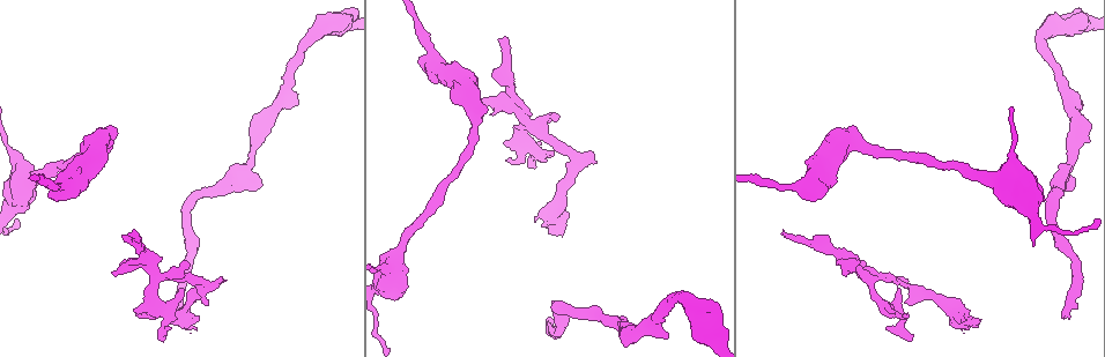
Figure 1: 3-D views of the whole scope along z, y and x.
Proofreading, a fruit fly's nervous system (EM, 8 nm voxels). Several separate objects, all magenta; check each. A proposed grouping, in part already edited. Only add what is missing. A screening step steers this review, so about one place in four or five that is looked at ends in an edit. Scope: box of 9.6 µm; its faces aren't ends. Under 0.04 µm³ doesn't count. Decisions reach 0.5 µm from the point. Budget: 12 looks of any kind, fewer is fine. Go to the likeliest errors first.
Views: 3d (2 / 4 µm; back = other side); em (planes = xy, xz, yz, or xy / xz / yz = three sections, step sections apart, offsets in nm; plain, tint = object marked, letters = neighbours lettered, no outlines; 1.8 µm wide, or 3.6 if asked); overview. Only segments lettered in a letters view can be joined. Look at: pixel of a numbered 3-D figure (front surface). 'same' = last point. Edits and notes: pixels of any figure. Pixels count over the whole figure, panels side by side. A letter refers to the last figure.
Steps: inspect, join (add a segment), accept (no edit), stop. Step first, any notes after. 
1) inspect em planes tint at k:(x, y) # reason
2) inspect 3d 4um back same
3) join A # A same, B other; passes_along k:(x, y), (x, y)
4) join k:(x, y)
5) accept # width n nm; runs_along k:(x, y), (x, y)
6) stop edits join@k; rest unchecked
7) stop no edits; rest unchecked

inspect em planes letters at 1:(783, 232) # free end

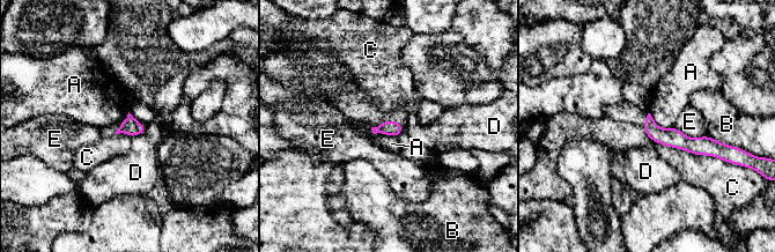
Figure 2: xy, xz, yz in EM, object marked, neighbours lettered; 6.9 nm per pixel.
accept # width 110 nm; A other, B other, C other, D other, E other; border 2:(641, 127), (654, 141), (721, 160); none of them fits

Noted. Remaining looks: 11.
inspect 3d 4um at 1:(547, 320)

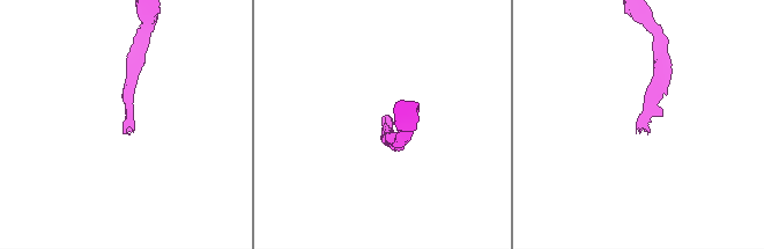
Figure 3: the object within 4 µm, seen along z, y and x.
inspect em xz step 16 letters at 3:(647, 134)

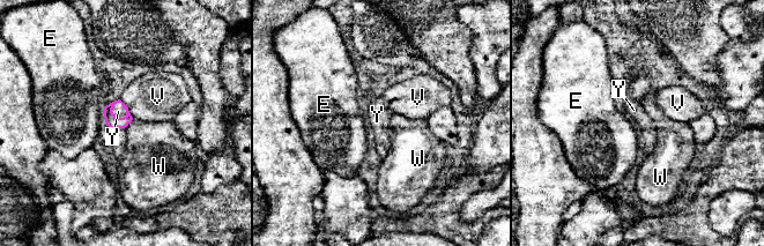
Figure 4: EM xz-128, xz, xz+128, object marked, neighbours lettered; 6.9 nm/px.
join 4:(118, 111) # E other, V other, W other, Y same; the neuron continues

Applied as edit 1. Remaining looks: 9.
inspect em xy step 4 tint at 1:(841, 271) # branch stops here

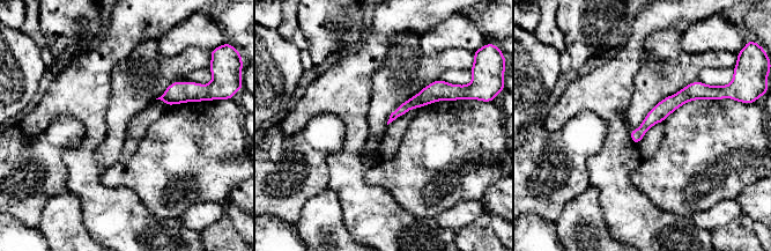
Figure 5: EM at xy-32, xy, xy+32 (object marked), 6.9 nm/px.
inspect em planes letters same # cut it another way

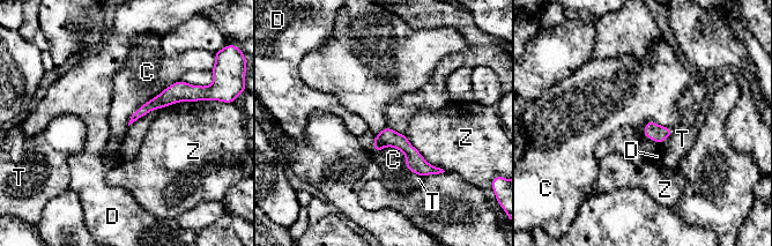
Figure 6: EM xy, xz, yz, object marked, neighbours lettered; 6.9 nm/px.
accept # C other, D other, T other, Z other; runs_along 6:(376, 140), (396, 140), (437, 170); no lettered segment goes on from it

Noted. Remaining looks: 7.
inspect em 3.6um planes plain at 1:(951, 299)

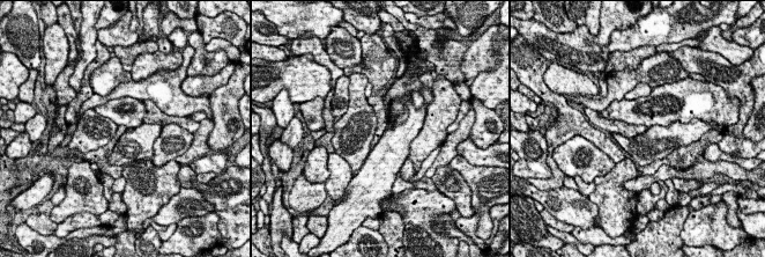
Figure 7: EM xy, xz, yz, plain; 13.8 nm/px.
inspect em 3.6um planes tint same # with the object marked

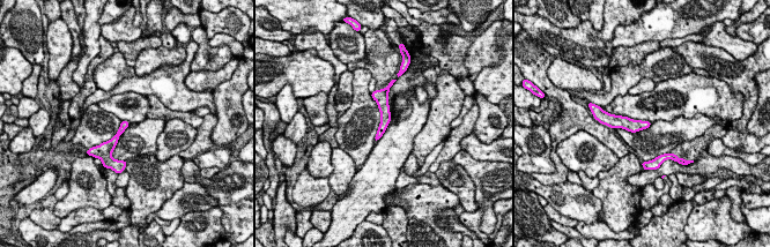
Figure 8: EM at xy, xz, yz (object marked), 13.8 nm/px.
inspect em 3.6um planes letters same # see the neighbours

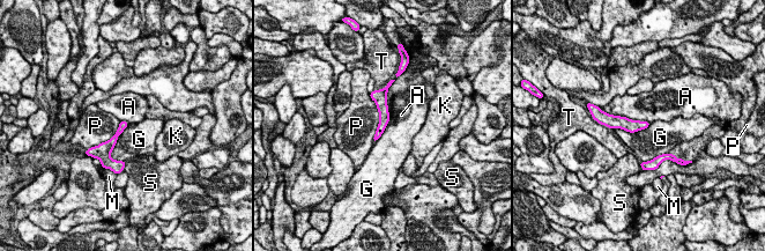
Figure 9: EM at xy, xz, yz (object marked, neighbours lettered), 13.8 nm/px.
accept # longest_contact G 850 nm; A other, G other, K other, M other, P other, S other, T other; none of them fits

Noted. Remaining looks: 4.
inspect 3d 4um back at 1:(262, 184) # free end

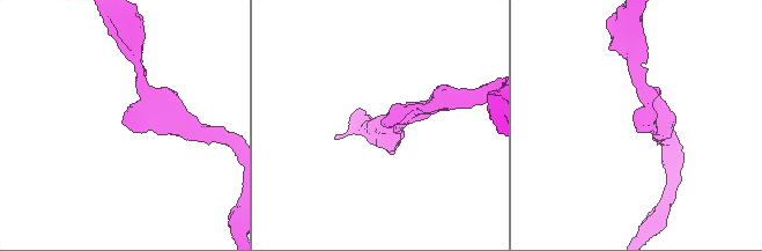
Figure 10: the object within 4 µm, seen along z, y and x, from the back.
inspect em 3.6um xz step 16 tint at 10:(126, 124) # need the tissue

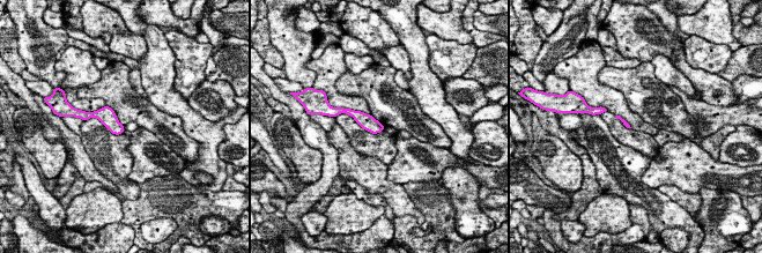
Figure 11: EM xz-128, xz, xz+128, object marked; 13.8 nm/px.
inspect em 3.6um planes letters same

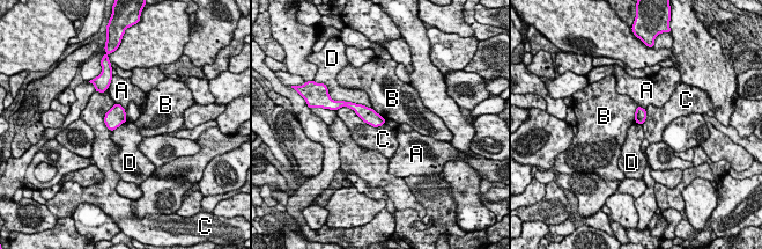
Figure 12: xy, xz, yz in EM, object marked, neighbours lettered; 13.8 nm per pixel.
accept # A other, B other, C other, D other; border 12:(346, 101), (371, 108); none of them fits

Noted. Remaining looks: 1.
stop edits join@4; rest unchecked

